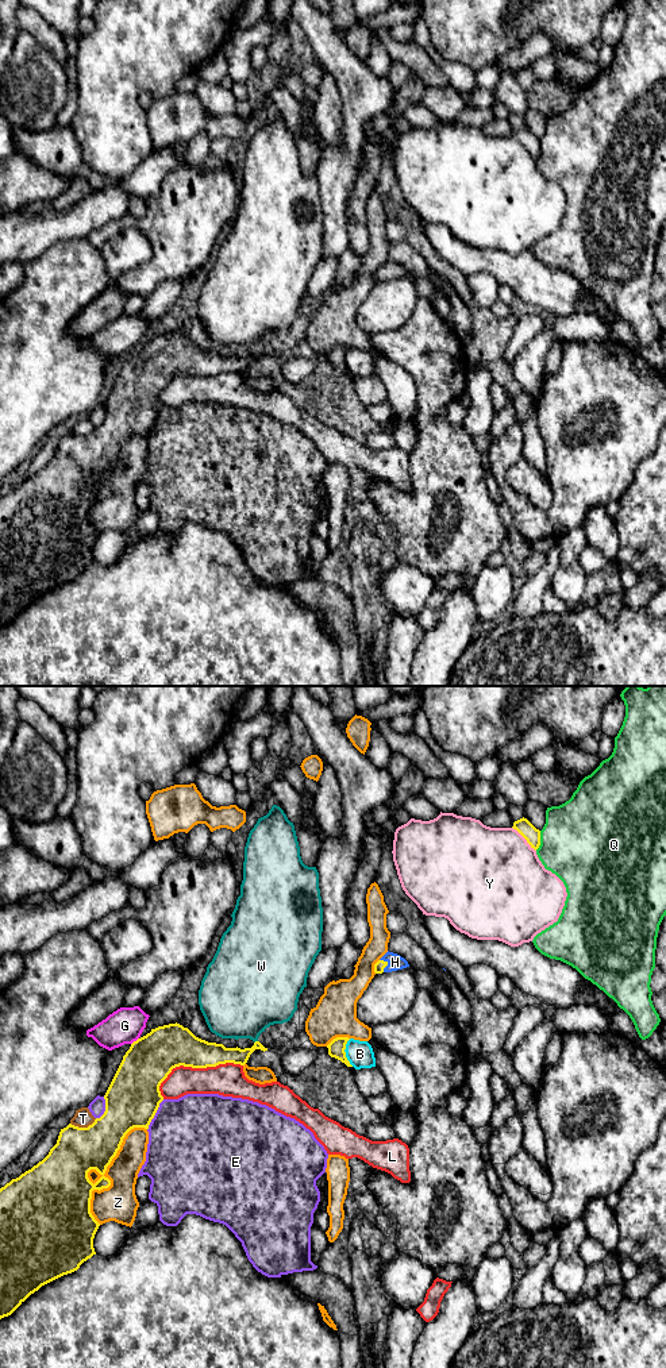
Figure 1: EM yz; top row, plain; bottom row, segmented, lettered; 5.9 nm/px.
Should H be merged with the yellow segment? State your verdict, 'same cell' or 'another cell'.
same cell

